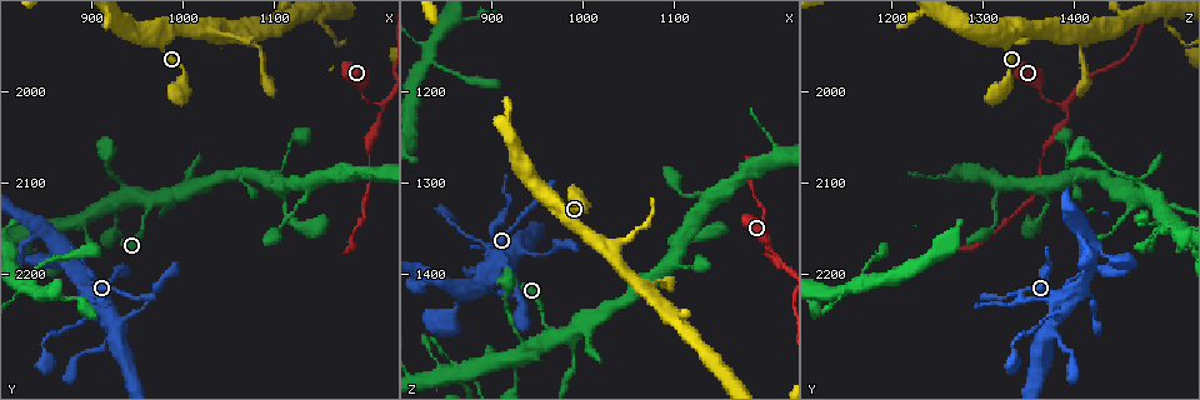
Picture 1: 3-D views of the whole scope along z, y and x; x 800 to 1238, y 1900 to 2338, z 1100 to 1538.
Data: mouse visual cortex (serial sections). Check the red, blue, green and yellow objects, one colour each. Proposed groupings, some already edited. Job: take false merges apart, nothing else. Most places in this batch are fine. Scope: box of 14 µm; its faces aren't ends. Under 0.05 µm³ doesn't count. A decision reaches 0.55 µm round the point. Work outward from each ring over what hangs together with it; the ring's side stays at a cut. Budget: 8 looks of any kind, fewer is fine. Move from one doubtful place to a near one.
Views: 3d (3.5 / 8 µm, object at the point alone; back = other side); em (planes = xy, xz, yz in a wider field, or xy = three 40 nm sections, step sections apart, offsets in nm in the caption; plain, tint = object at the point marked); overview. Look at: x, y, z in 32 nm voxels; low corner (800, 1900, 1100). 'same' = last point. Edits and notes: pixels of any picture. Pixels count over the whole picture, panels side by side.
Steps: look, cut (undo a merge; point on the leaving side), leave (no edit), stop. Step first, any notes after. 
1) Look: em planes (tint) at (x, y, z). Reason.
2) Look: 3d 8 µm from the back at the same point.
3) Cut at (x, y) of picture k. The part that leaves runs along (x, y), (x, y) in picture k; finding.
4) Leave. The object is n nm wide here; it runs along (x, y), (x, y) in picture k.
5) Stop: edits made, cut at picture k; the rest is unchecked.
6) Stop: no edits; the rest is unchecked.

Look: 3d 3.5 µm at (885, 2255, 1360). A narrow waist.

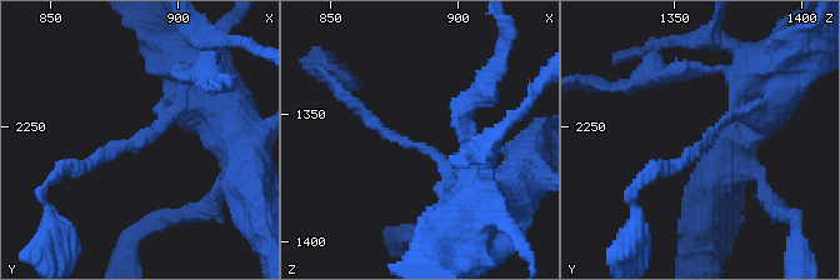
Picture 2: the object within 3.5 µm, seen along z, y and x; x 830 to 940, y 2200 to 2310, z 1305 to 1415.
Look: em planes (tint) at (882, 2256, 1362). The arms are 200, 200 nm wide.

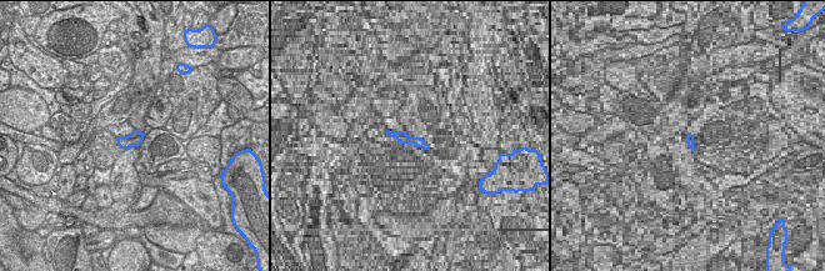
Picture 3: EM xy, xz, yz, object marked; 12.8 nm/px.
Look: em xy step 5 (tint) at the same point.

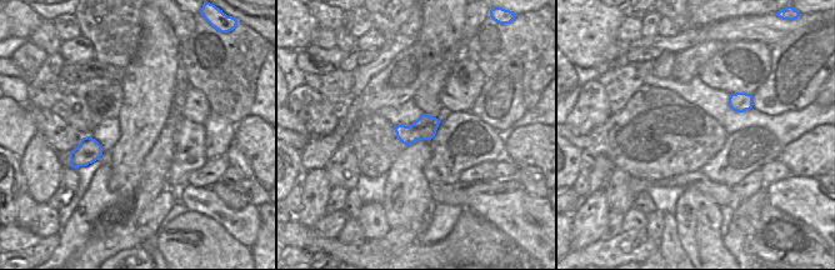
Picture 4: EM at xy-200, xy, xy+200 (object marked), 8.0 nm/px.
Leave. It runs along (473, 183), (346, 100) in picture 2; all the same cell.

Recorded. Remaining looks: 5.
Look: 3d 3.5 µm at (950, 2120, 1475). Small branch off a trunk.

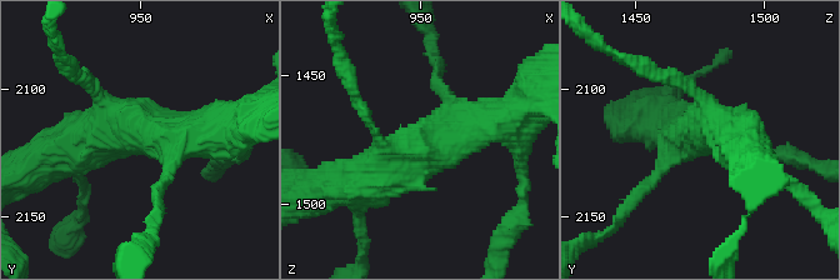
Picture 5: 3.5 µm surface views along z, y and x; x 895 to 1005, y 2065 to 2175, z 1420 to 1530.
Look: em xy step 2 (tint) at (952, 2117, 1478). 3 arms meet here; the arms are 150, 200, 600 nm wide; need the tissue.

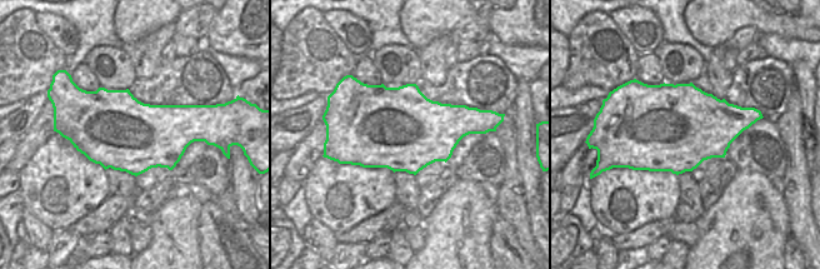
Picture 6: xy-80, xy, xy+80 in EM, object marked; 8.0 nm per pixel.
Leave. It runs along (453, 109), (395, 166), (333, 186) in picture 5; all the same cell.

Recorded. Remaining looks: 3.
Look: 3d 3.5 µm at (1210, 2015, 1380). Sharp bend.

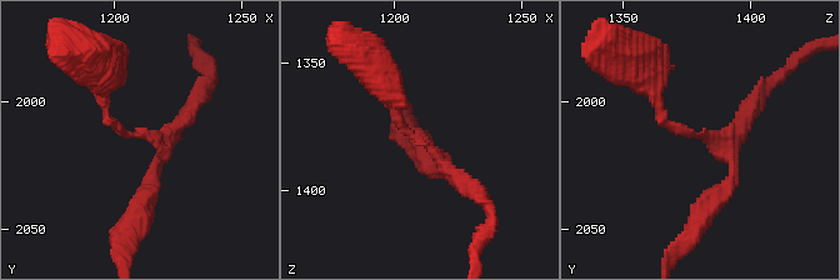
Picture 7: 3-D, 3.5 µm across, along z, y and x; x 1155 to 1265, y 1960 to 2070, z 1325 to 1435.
Look: em xy step 1 (tint) at (1209, 2014, 1380). 3 arms meet here; the arms are 150, 150, 200 nm wide.

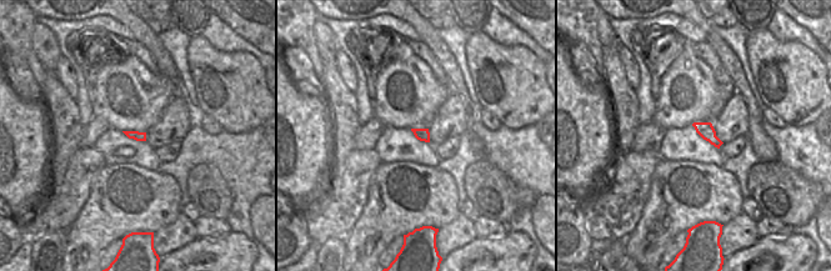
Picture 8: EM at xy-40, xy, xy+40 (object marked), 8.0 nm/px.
Leave. The object is 100 nm wide here; it runs along (381, 90), (431, 166) in picture 7; continuous, no second cell.

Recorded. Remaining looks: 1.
Stop: no edits; the rest is unchecked.

